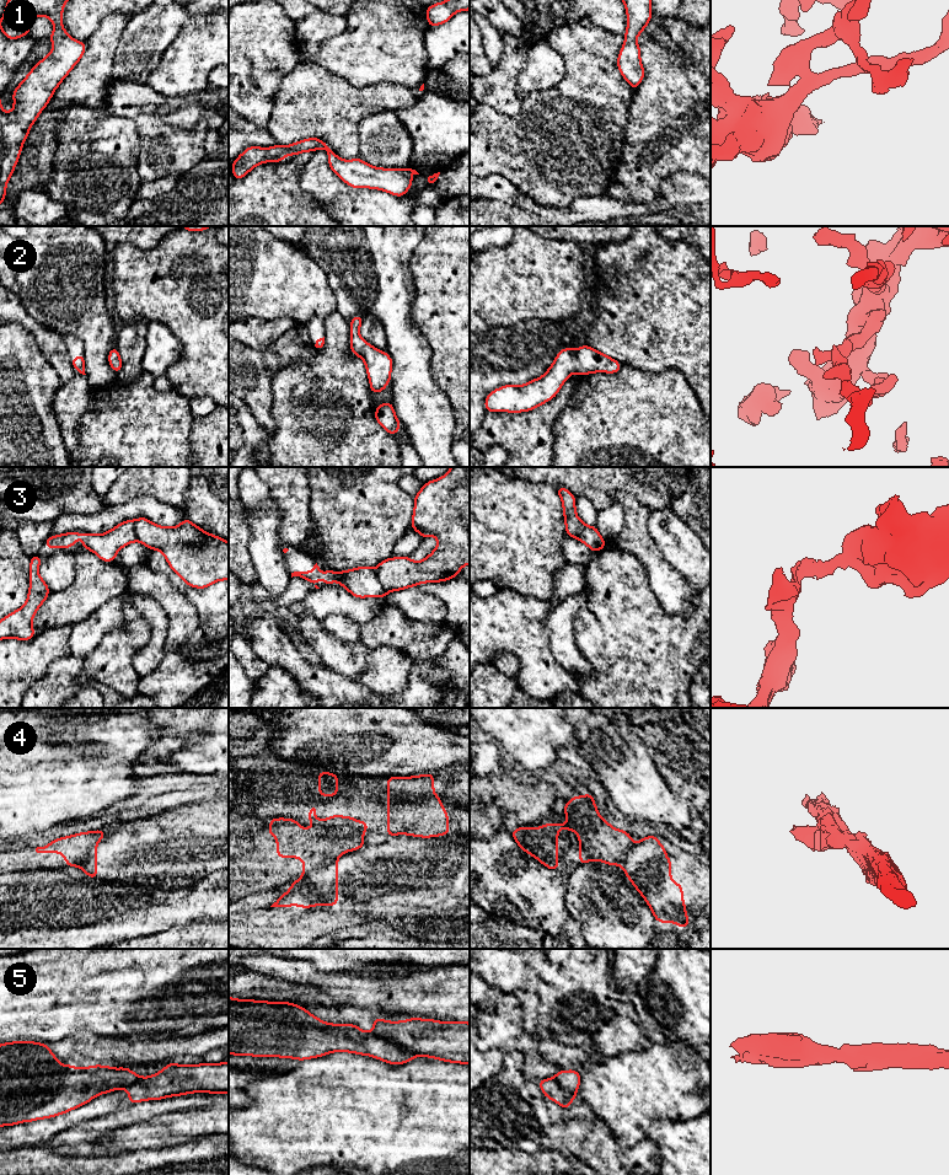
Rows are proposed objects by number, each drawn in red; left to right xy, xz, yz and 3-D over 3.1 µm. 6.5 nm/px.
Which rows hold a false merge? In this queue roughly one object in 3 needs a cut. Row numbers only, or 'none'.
3, 4, 5

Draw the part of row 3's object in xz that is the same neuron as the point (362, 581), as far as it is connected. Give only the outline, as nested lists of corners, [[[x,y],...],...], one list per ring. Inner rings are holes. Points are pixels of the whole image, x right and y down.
[[[358,567],[350,570],[337,572],[325,570],[323,583],[329,586],[334,580],[347,589],[354,597],[382,597],[387,591],[381,585],[376,570],[368,567]]]

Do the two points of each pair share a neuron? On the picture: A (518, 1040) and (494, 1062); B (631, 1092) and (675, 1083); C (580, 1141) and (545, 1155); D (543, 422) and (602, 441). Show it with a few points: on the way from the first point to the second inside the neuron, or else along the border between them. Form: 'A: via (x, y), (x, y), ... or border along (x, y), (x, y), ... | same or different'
A: border along (493, 1046), (505, 1053) | different
B: via (642, 1089), (664, 1083) | same
C: border along (542, 1147), (551, 1151) | different
D: border along (568, 401), (553, 427), (552, 454) | different

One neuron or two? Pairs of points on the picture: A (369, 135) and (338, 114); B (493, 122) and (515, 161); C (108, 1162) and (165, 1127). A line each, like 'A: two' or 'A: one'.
A: two
B: one
C: two

